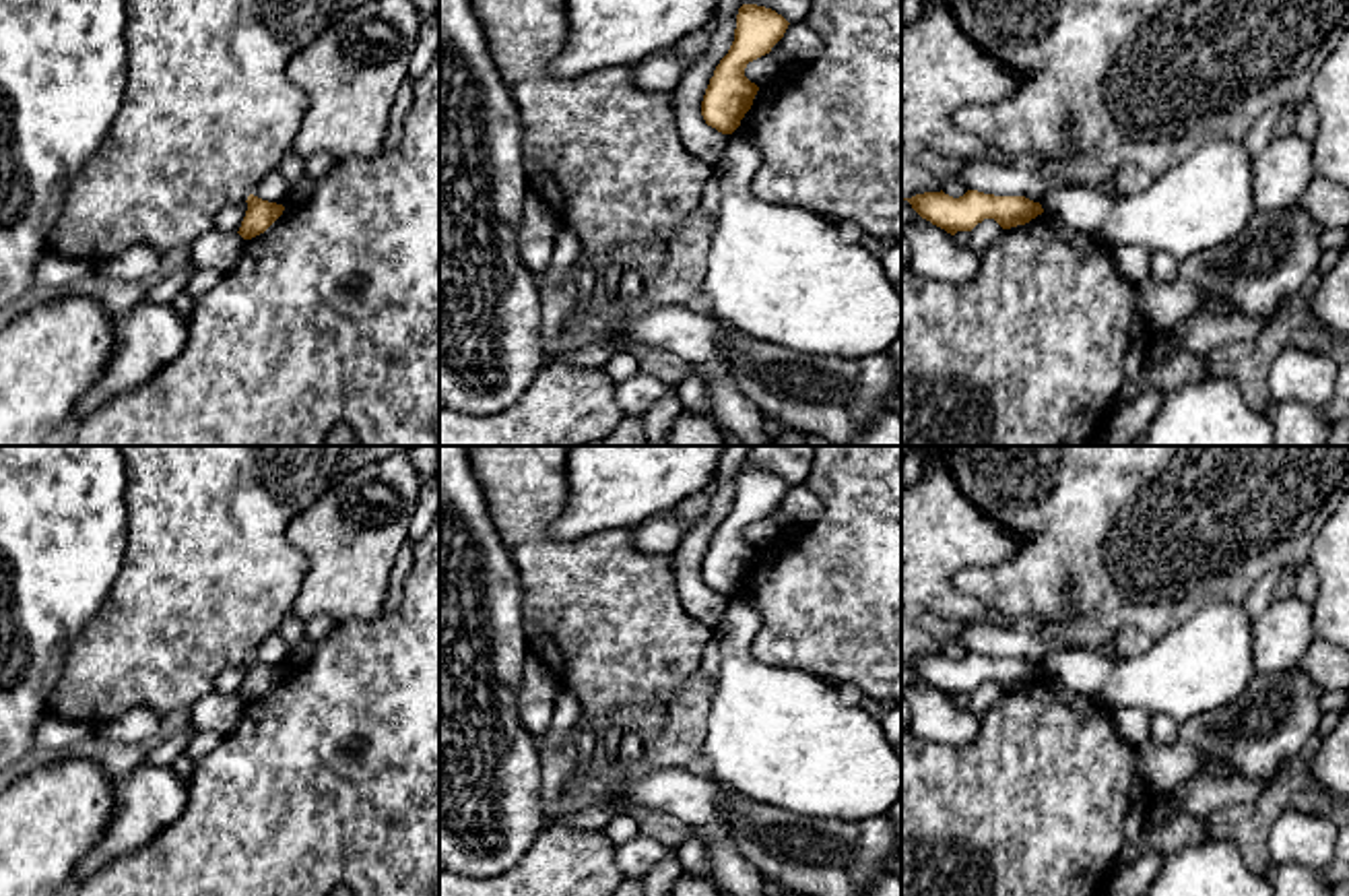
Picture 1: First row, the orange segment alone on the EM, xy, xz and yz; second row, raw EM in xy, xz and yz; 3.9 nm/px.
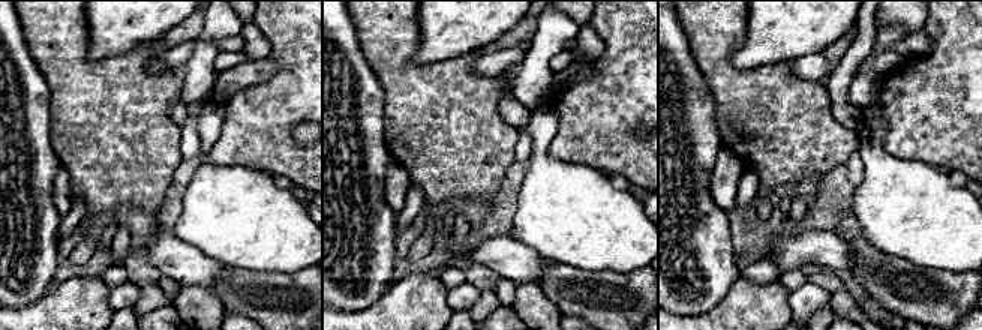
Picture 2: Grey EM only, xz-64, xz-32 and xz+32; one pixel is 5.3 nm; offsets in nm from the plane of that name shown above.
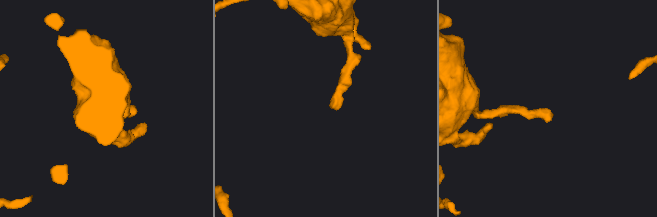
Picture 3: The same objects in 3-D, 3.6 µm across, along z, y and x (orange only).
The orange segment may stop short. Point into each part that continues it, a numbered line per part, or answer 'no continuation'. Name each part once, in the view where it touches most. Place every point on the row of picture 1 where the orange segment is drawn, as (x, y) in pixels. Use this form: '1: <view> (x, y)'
no continuation

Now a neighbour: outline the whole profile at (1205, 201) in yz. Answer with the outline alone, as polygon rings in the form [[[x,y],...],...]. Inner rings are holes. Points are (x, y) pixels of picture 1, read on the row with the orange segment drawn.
[[[1211,140],[1126,198],[1071,184],[1042,200],[1073,231],[1099,233],[1112,248],[1141,246],[1178,262],[1233,239],[1254,215],[1252,157],[1240,140]]]

